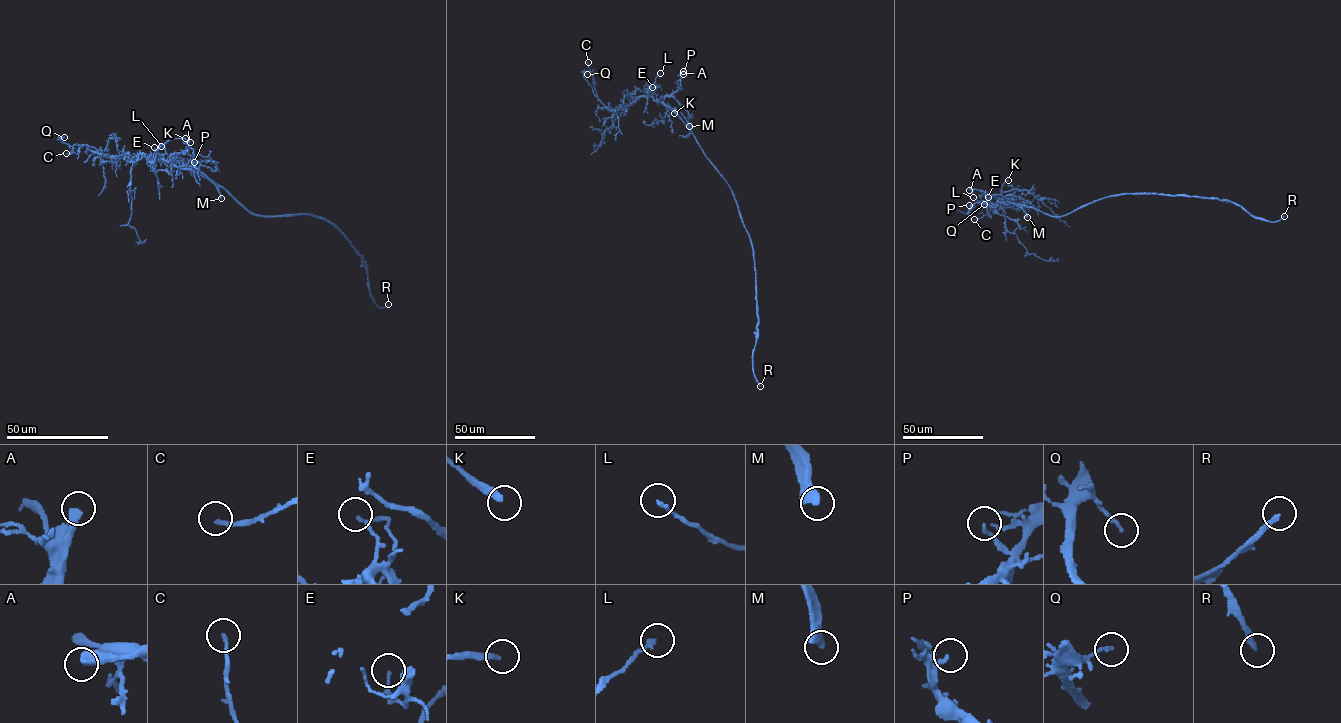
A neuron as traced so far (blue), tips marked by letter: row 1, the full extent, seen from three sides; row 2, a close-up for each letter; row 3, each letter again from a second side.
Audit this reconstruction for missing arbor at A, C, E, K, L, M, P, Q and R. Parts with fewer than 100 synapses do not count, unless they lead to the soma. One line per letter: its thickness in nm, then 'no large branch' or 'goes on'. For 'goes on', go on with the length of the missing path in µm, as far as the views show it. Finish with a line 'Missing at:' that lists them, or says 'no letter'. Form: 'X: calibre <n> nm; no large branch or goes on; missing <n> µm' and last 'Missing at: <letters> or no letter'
A: calibre 400 nm; goes on; missing 45 µm
C: calibre 170 nm; no large branch
E: calibre 120 nm; no large branch
K: calibre 280 nm; no large branch
L: calibre 160 nm; no large branch
M: calibre 340 nm; goes on; missing 160 µm
P: calibre 160 nm; no large branch
Q: calibre 140 nm; no large branch
R: calibre 200 nm; no large branch
Missing at: A, M

